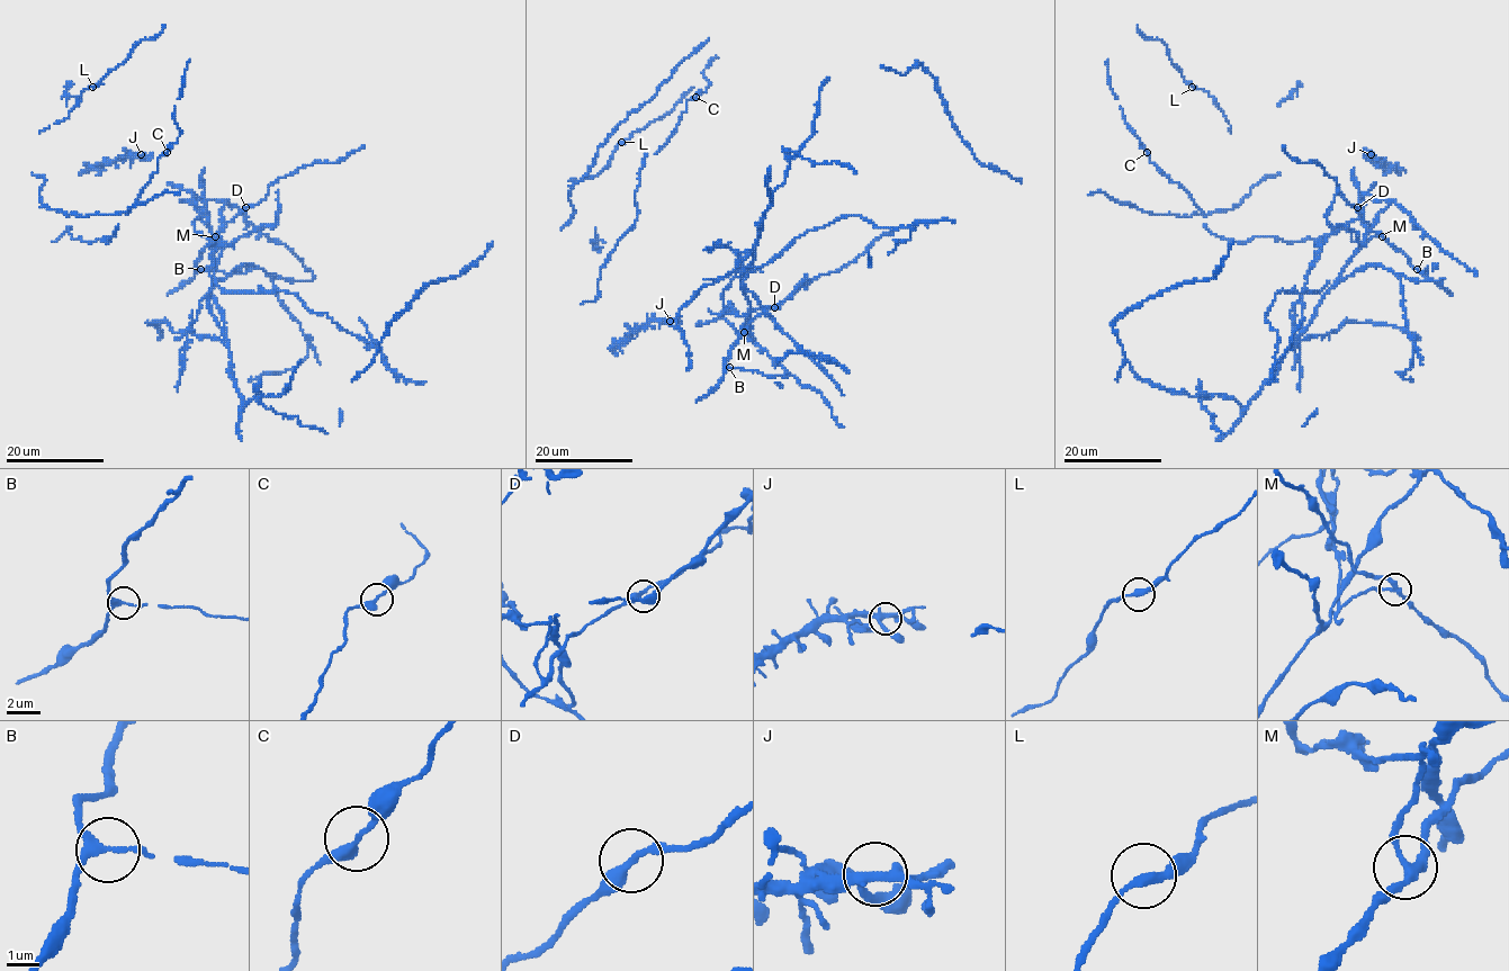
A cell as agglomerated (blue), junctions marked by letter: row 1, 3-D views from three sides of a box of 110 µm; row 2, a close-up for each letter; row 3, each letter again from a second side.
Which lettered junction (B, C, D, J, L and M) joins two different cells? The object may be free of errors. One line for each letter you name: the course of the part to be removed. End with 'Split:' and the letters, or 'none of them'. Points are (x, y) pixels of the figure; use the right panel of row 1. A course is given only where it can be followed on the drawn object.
Split: M

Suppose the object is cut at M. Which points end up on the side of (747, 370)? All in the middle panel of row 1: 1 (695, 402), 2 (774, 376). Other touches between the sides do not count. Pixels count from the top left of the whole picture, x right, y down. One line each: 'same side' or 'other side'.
1: same side
2: same side

